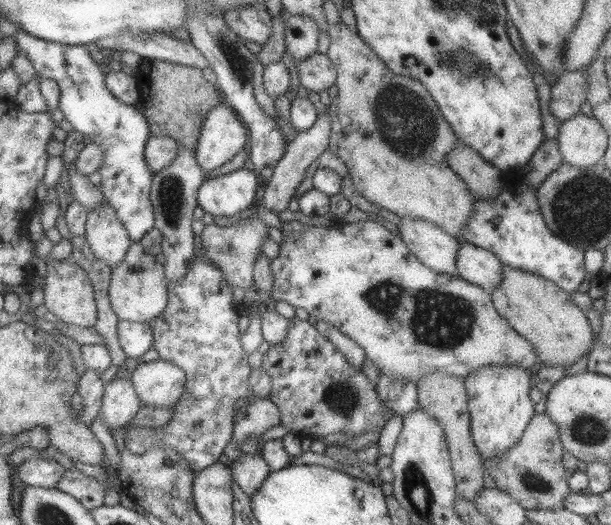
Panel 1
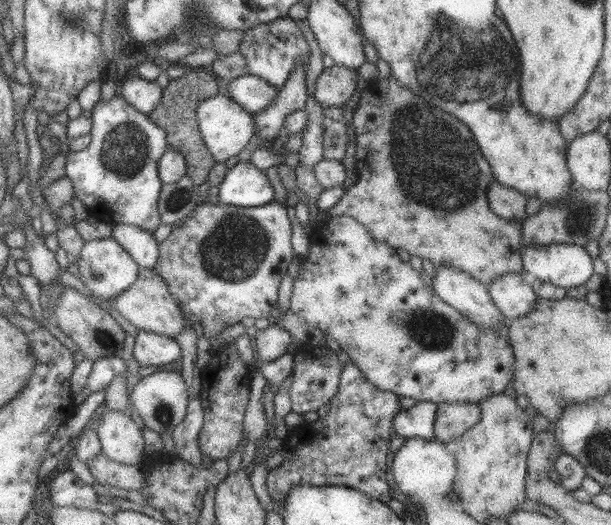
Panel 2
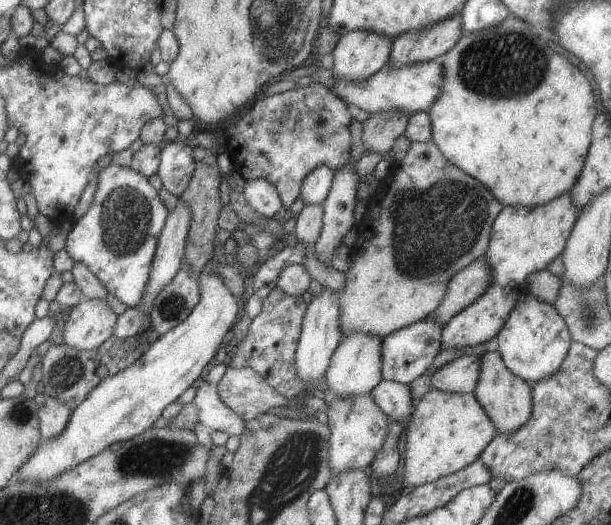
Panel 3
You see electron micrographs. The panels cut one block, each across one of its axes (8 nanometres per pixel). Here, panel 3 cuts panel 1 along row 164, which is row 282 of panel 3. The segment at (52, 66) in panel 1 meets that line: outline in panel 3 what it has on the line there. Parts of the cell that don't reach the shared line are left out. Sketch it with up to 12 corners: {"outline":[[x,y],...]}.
{"outline":[[112,161],[65,250],[126,307],[145,292],[168,210]]}

